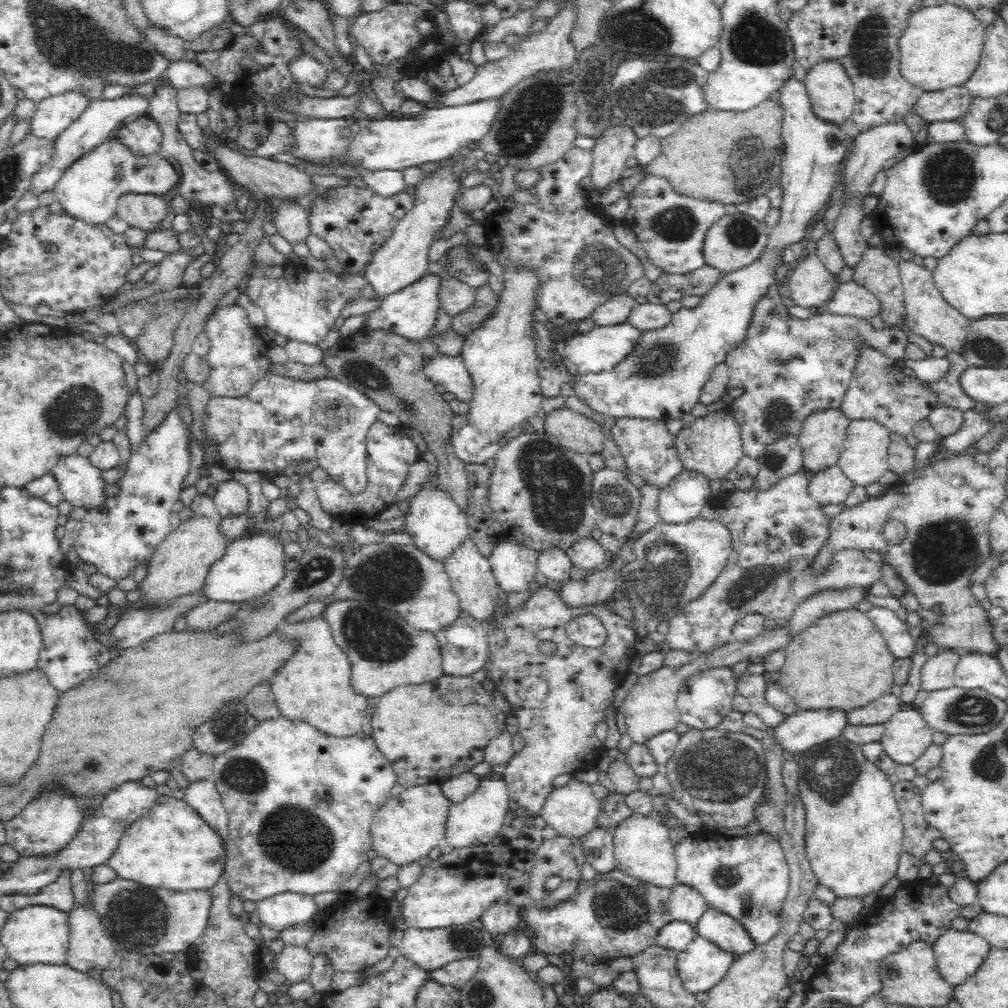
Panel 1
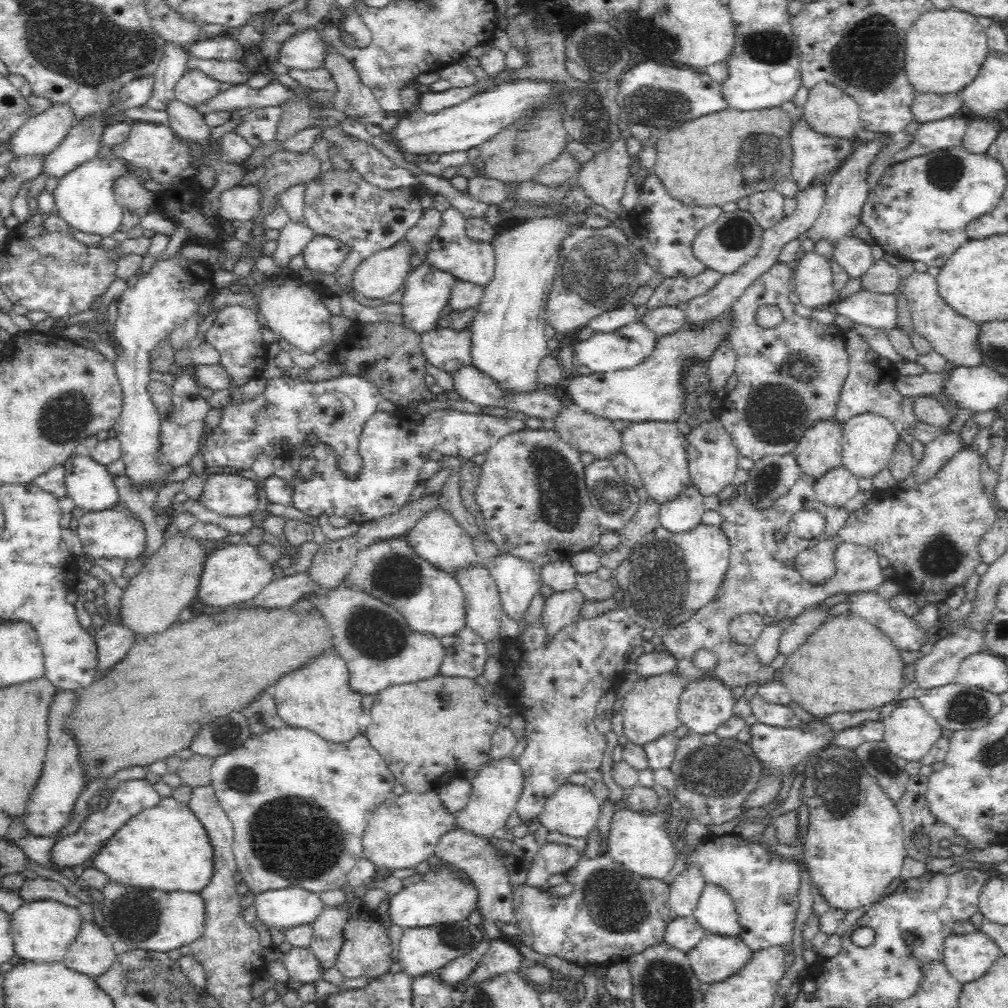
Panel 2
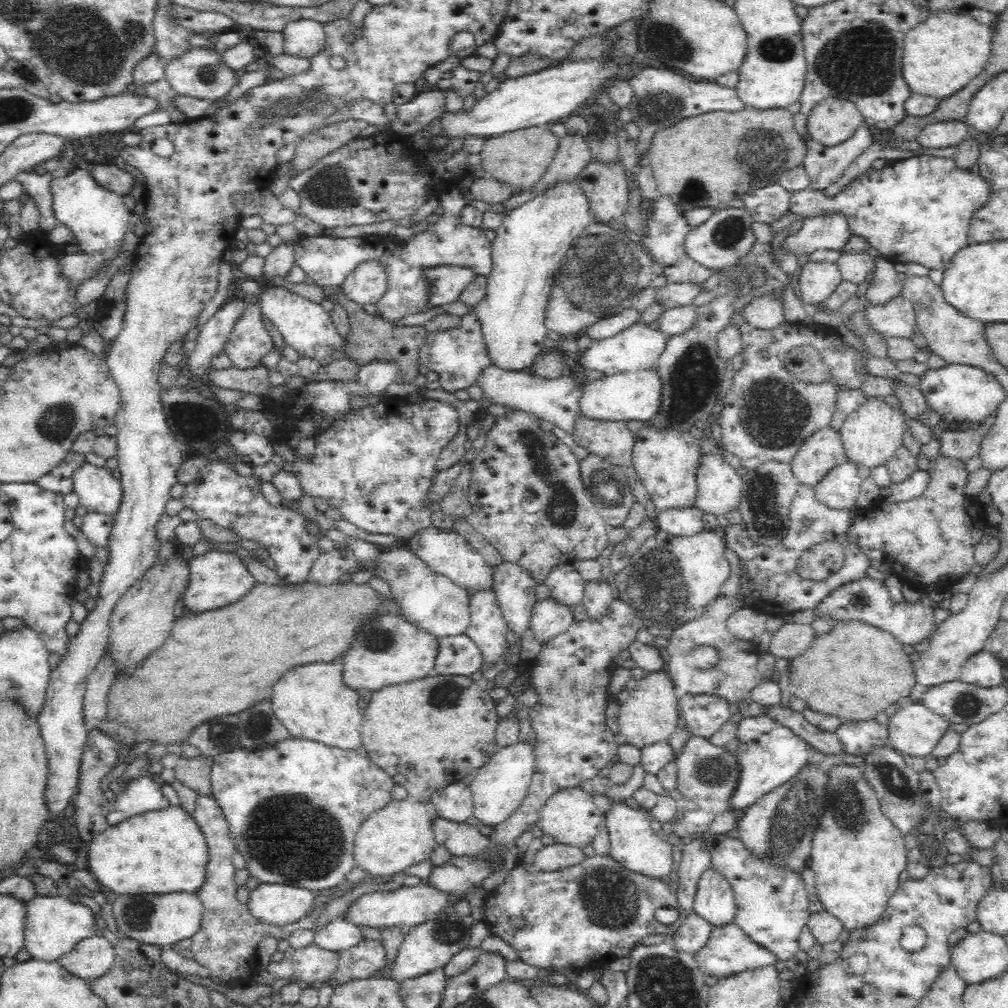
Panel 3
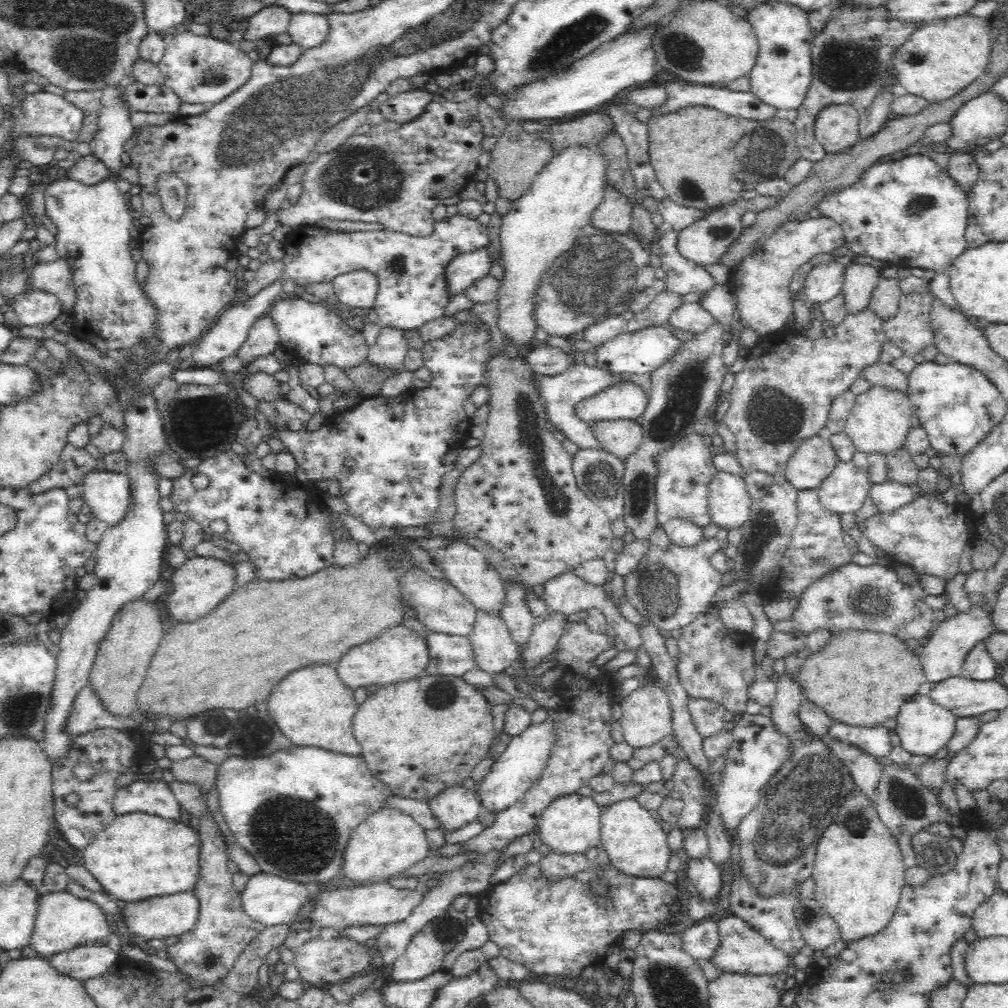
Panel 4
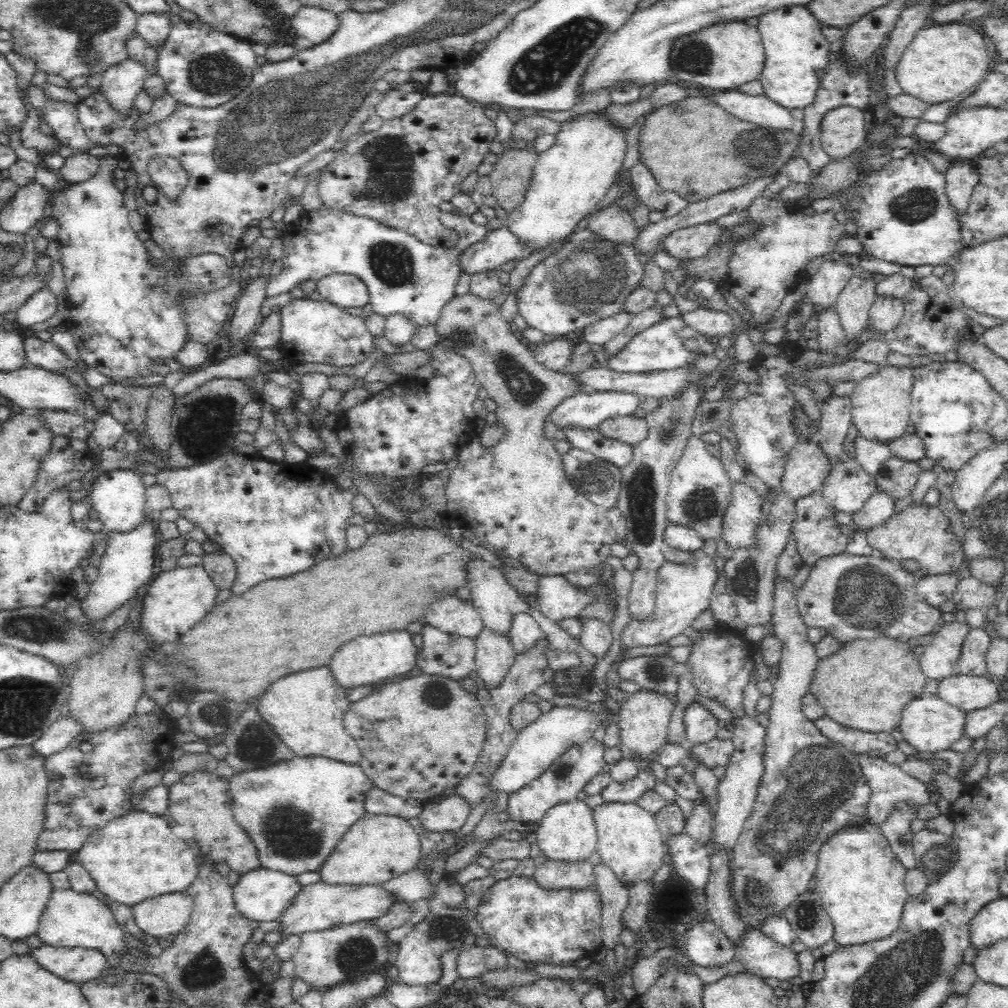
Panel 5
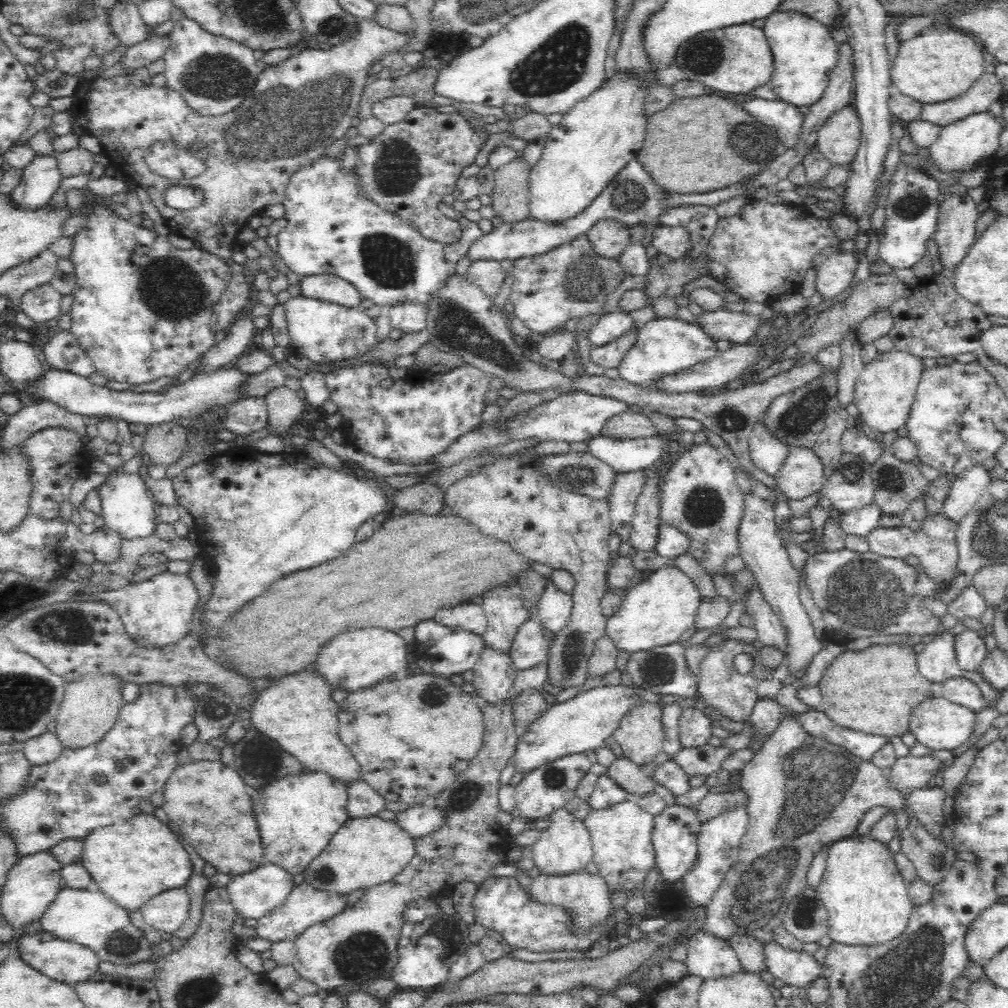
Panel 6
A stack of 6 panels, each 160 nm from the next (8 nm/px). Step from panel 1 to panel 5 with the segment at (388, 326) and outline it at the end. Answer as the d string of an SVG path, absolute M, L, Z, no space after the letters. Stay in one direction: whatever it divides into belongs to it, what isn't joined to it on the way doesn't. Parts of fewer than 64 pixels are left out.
M506 226L490 231L485 238L469 246L458 259L462 274L484 274L486 270L498 271L508 260L521 260L530 256Z

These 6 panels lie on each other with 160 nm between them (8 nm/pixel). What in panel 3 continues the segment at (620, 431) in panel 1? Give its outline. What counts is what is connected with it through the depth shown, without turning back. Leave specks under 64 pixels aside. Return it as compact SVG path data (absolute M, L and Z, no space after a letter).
M645 423L634 434L632 466L650 494L656 511L685 507L695 503L697 481L695 469L700 462L700 440L689 432L674 428L656 428Z

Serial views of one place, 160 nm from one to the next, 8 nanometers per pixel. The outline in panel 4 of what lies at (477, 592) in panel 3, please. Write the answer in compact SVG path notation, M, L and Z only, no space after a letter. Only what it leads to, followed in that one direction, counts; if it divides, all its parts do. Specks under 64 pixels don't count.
M477 609L475 623L469 634L477 660L477 668L488 674L503 672L518 660L516 642L498 613Z

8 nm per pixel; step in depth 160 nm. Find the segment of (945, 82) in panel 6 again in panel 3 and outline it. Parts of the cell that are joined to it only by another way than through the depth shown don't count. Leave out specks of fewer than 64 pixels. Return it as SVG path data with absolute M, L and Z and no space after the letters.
M933 12L922 22L913 26L906 34L902 73L912 93L946 98L958 93L982 70L991 53L993 32L988 26L979 24L972 14L953 14L953 12Z

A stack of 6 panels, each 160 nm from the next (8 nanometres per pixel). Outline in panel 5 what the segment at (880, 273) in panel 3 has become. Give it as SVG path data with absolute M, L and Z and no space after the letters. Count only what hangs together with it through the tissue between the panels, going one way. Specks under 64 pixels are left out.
M877 295L870 307L867 320L870 327L874 327L878 334L892 330L903 317L904 305L902 299L890 295Z

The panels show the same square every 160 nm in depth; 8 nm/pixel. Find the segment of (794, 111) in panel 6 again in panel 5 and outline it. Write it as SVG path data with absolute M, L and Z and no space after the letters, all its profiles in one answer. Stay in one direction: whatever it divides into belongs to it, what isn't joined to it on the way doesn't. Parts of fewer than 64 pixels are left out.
M738 90L712 92L714 94L708 94L707 99L740 120L771 129L790 129L793 126L790 110L778 106L764 94L744 94Z

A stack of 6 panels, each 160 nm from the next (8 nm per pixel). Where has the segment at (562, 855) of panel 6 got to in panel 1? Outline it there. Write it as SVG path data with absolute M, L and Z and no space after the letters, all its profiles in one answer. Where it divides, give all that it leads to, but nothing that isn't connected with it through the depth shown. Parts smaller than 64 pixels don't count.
M573 778L567 784L553 788L540 810L540 816L560 836L584 836L595 828L601 809L590 787Z

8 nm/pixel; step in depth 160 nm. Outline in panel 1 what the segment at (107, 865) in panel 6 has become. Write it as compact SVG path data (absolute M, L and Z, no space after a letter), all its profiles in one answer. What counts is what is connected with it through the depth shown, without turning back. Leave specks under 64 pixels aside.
M157 795L154 806L124 830L118 848L114 850L114 856L106 864L114 869L120 878L134 880L146 886L174 891L209 891L222 877L226 860L227 850L224 839L194 808L183 798Z

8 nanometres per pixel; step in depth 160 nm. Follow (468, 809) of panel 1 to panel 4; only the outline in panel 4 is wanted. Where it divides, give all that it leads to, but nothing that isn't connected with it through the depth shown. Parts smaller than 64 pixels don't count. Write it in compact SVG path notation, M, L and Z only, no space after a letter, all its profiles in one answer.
M545 721L530 725L522 734L511 738L510 742L506 743L505 749L492 763L490 771L478 784L478 798L480 798L482 811L496 815L498 812L510 808L514 802L522 798L542 772L551 751L552 741L551 722Z

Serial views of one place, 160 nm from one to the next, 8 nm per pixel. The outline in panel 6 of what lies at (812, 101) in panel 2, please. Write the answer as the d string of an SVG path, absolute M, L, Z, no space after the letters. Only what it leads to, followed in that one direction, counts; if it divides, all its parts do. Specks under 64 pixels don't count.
M852 105L833 112L818 131L816 145L833 165L852 162L860 148L862 123Z

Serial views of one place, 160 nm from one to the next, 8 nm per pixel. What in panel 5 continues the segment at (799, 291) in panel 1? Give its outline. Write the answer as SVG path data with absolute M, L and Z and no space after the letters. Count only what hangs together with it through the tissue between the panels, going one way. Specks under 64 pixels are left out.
M838 257L832 260L822 260L816 273L812 274L807 282L804 300L823 306L823 308L833 306L839 292L842 292L844 285L854 273L855 270Z

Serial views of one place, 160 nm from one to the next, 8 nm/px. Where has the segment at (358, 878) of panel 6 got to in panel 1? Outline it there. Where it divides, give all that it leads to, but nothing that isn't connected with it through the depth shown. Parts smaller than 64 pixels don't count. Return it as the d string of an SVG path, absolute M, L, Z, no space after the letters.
M430 782L405 788L400 795L391 796L384 806L381 806L380 810L374 814L371 824L371 848L376 851L378 856L385 857L398 866L418 861L423 856L427 856L432 848L436 848L438 841L443 838L450 805L450 799L442 792L440 783Z

